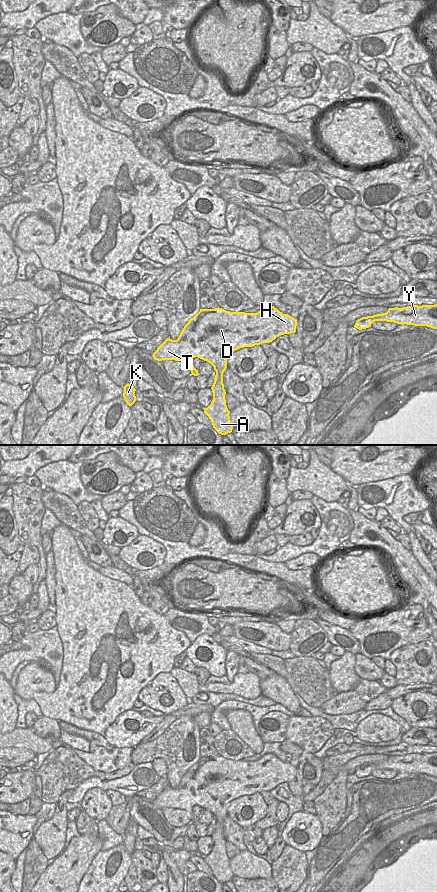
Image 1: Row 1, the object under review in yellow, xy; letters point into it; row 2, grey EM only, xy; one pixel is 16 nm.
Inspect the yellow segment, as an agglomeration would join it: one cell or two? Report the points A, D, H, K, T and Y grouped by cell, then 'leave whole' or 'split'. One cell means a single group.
A D H K T Y; leave whole

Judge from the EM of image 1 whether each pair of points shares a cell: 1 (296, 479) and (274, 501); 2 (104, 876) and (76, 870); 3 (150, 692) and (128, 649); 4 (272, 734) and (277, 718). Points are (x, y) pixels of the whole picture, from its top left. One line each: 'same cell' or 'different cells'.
1: different cells
2: different cells
3: different cells
4: same cell

